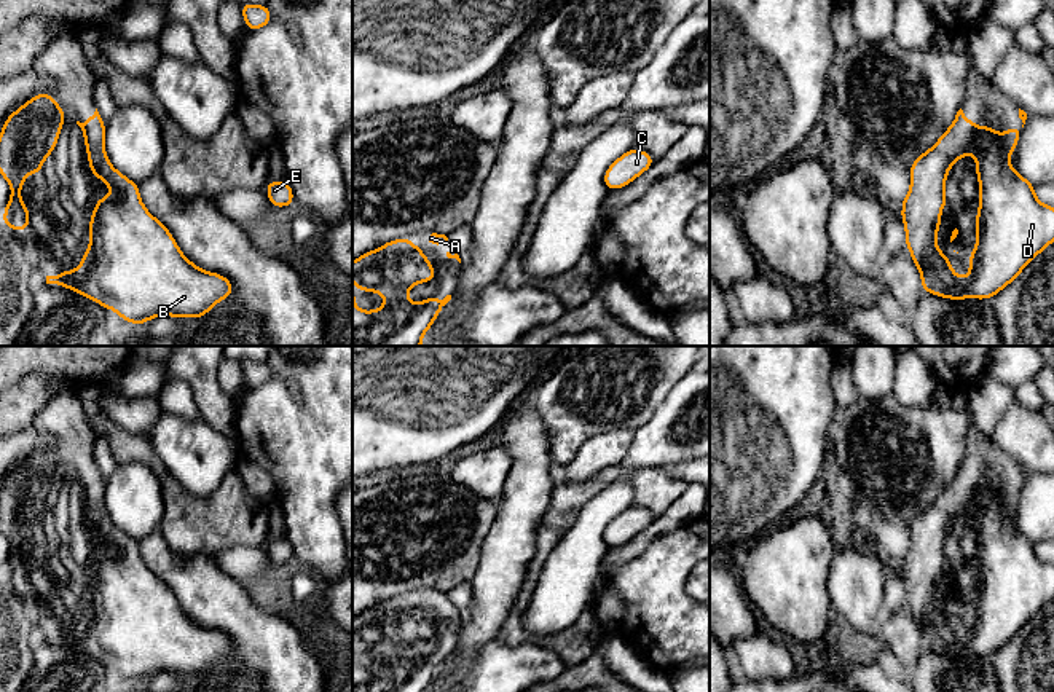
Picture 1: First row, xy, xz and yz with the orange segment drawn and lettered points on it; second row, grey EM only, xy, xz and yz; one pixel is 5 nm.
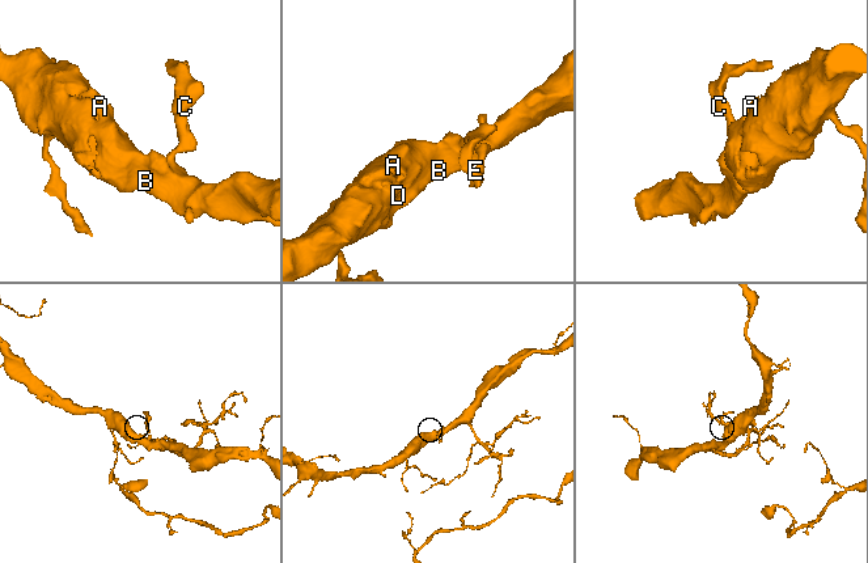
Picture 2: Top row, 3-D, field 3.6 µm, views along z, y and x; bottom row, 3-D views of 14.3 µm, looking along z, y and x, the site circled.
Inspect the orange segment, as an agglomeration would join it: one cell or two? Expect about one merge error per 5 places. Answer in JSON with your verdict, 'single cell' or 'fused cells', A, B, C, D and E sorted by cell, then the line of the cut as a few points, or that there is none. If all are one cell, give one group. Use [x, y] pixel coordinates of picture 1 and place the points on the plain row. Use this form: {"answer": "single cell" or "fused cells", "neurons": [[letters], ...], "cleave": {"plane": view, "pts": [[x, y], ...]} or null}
{"answer": "single cell", "neurons": [["A", "B", "C", "D", "E"]], "cleave": null}

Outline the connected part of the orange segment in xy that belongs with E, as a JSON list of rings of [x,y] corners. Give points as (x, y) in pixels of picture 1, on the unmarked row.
[[[268,537],[265,547],[273,564],[293,563],[293,547],[287,537],[284,539]]]

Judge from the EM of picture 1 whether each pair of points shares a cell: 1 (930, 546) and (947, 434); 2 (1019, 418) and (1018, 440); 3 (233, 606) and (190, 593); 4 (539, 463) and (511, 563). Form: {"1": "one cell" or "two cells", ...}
{"1": "two cells", "2": "one cell", "3": "one cell", "4": "one cell"}

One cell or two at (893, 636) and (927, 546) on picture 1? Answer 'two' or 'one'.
two

